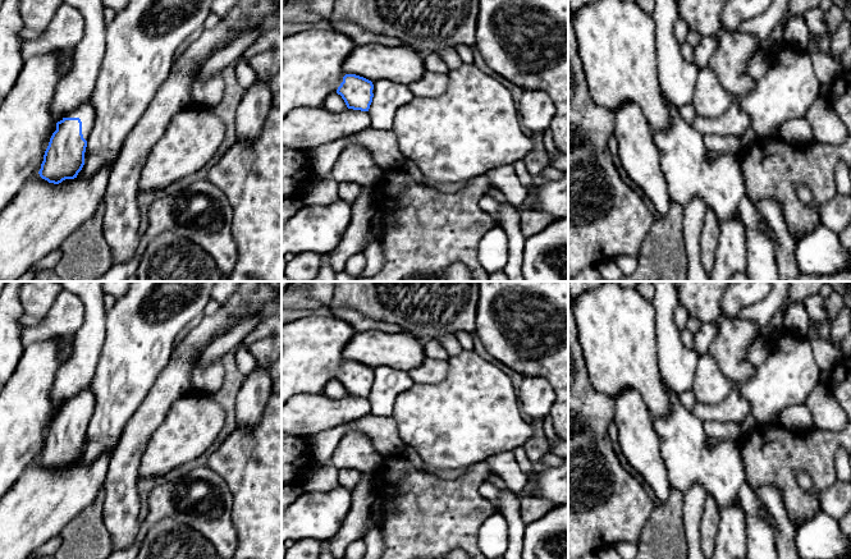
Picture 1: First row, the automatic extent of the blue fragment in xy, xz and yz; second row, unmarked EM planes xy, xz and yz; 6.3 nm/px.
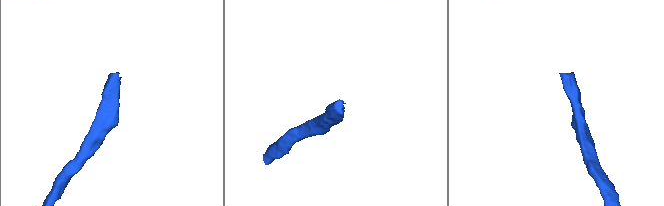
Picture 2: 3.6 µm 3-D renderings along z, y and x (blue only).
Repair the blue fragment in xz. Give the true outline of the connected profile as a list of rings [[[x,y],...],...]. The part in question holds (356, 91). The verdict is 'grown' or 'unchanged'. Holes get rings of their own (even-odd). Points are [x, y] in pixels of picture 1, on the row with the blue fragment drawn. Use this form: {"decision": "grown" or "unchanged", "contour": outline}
{"decision": "grown", "contour": [[[308,29],[282,38],[282,118],[297,107],[322,107],[325,98],[338,93],[348,109],[369,111],[374,83],[390,79],[411,84],[426,72],[422,54],[408,46],[356,45],[334,29]]]}

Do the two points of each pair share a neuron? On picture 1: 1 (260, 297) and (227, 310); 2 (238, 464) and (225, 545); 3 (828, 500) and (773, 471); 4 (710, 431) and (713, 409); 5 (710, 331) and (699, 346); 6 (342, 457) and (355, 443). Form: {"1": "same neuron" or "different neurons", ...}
{"1": "same neuron", "2": "different neurons", "3": "different neurons", "4": "different neurons", "5": "same neuron", "6": "same neuron"}

